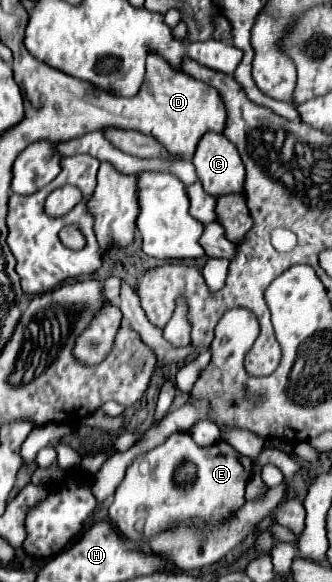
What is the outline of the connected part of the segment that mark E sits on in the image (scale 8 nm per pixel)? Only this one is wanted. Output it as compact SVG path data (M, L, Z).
M188 432L170 434L160 446L154 450L140 454L128 468L126 476L120 482L114 500L108 508L110 522L118 526L118 530L132 540L148 540L152 534L160 532L172 520L182 518L204 518L206 522L220 522L228 518L234 510L244 504L244 488L248 482L248 470L240 462L240 454L224 440L212 446L196 446Z

